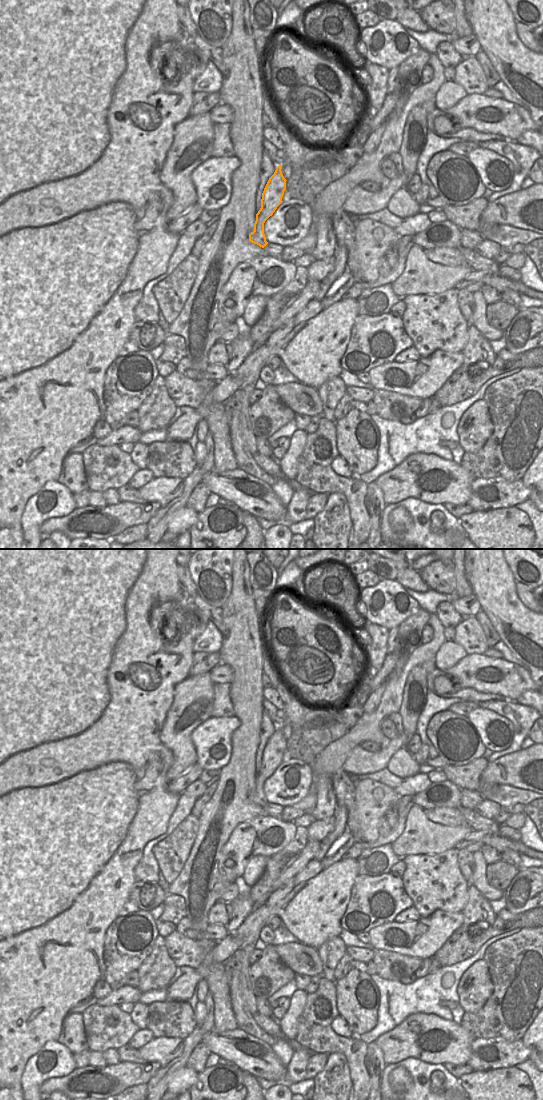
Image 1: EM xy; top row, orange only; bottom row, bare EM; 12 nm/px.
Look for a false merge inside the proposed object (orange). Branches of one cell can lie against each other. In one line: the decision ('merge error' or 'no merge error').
no merge error

